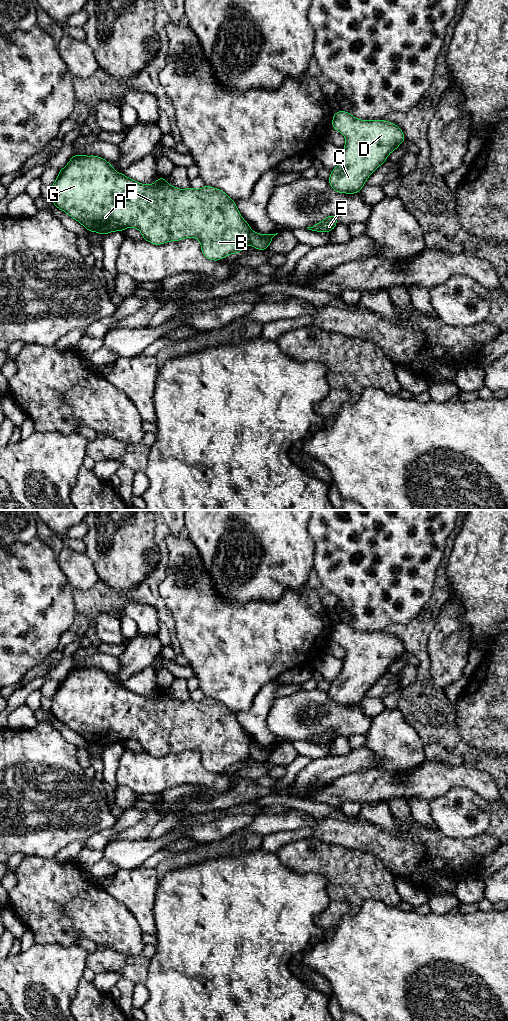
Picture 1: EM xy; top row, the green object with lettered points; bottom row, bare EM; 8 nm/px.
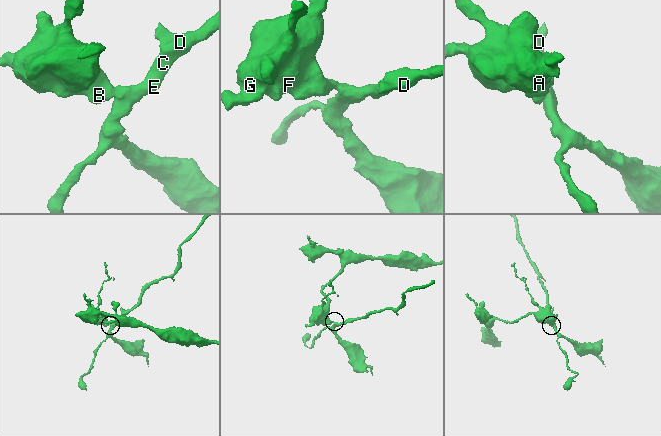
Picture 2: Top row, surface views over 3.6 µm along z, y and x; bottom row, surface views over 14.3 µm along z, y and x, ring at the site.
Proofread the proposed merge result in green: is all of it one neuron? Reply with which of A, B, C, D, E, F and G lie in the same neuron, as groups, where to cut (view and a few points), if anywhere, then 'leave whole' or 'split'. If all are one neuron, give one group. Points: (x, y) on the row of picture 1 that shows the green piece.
groups A B F G / C D E; cut xy (251, 230), (249, 243); split

